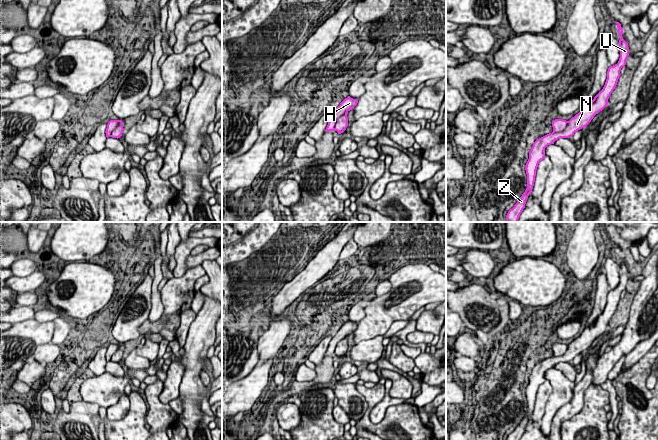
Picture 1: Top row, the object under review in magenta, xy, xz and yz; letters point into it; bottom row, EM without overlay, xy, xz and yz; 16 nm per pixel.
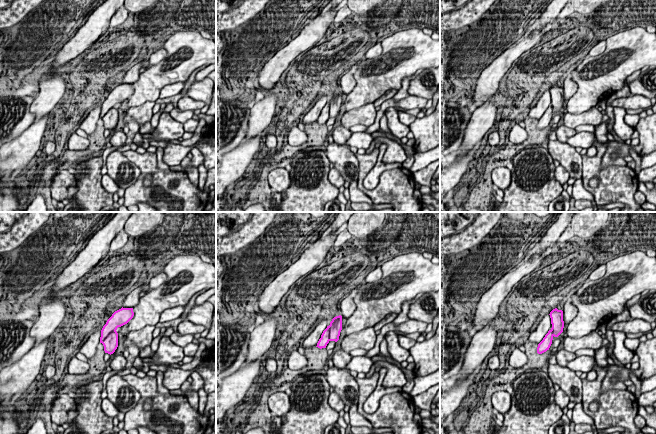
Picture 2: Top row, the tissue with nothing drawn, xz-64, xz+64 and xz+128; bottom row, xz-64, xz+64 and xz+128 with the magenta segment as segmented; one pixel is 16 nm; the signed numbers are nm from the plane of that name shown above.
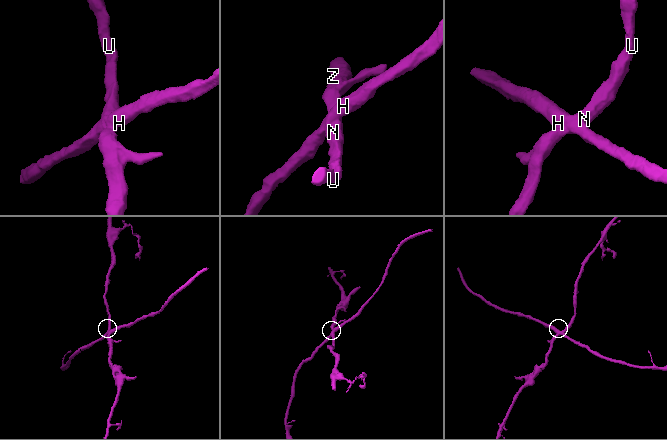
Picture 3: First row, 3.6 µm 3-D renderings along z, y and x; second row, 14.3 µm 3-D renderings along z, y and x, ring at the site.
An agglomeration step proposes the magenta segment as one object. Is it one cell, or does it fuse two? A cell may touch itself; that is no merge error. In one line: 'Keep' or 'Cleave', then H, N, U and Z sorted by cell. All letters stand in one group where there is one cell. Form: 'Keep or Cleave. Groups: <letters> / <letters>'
Cleave. Groups: H / N U Z

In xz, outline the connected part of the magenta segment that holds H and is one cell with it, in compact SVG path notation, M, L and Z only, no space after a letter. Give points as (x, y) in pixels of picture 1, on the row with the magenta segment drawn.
M350 96L345 98L340 105L336 108L336 111L332 113L328 125L326 127L326 132L334 131L335 124L337 122L337 119L341 117L344 113L354 109L354 107L357 105L358 99L353 99Z

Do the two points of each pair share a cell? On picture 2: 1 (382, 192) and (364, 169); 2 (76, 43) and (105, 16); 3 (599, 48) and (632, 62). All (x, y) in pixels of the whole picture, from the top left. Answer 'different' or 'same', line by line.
1: same
2: same
3: different

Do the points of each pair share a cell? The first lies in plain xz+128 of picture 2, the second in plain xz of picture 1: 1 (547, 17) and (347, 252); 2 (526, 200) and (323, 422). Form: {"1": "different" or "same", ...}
{"1": "different", "2": "same"}

